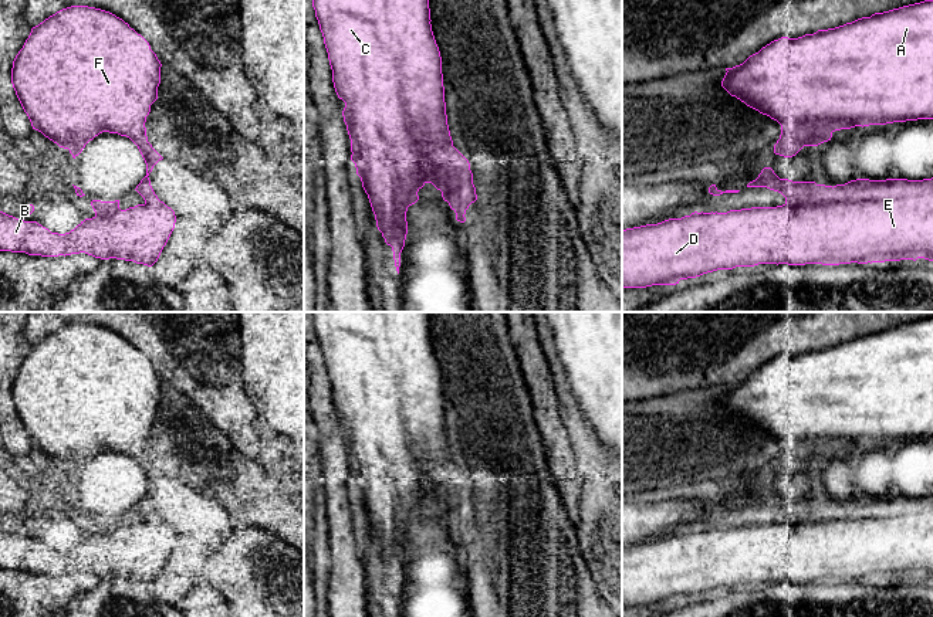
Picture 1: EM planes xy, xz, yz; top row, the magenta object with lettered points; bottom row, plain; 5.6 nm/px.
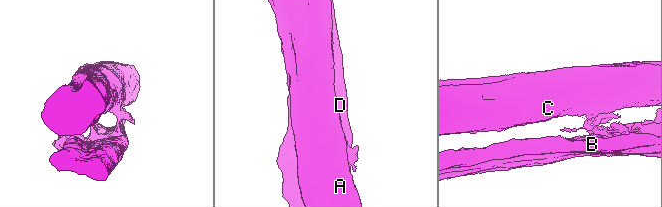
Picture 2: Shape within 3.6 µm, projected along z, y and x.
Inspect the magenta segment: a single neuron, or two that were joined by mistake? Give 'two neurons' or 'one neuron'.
two neurons

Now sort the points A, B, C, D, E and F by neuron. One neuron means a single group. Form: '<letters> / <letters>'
A C F / B D E

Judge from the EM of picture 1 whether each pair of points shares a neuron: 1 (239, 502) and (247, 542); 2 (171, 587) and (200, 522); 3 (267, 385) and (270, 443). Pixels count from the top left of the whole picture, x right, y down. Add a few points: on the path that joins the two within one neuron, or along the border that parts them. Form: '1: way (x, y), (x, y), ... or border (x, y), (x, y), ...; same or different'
1: border (232, 526), (260, 526), (277, 535); different
2: way (181, 572), (196, 538); same
3: border (259, 413), (273, 430), (288, 440); different

